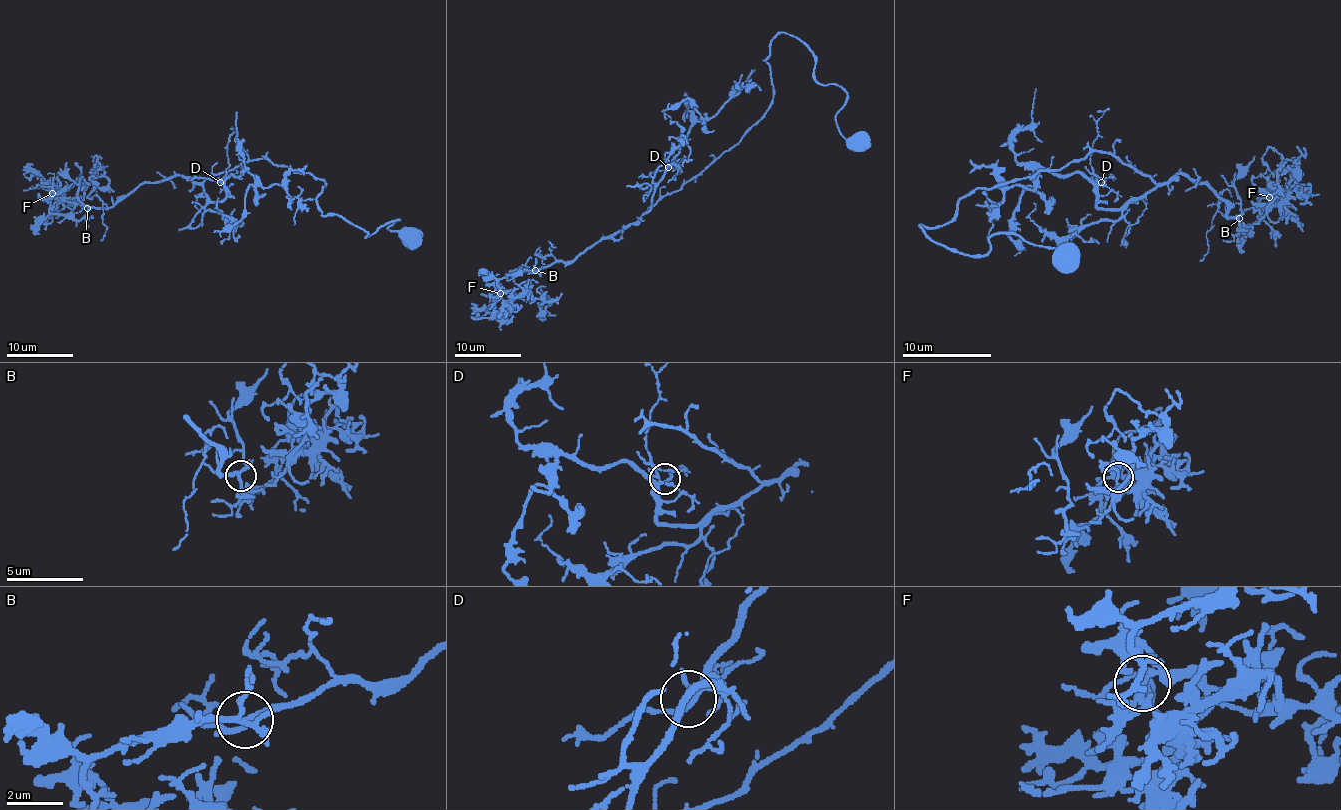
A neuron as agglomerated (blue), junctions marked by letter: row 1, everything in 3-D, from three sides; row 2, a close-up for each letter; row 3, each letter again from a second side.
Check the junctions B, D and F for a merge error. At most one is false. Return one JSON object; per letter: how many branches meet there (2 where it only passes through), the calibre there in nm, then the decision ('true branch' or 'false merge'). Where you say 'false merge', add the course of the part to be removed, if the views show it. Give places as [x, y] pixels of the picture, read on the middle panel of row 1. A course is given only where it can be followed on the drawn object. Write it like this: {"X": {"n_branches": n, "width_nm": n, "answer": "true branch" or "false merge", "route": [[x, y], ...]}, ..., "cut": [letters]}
{"B": {"n_branches": 4, "width_nm": 190, "answer": "true branch"}, "D": {"n_branches": 5, "width_nm": 170, "answer": "true branch"}, "F": {"n_branches": 7, "width_nm": 190, "answer": "false merge", "route": [[500, 293], [507, 300], [523, 297], [528, 292], [538, 298], [553, 302], [556, 298], [553, 298], [540, 318]]}, "cut": ["F"]}

